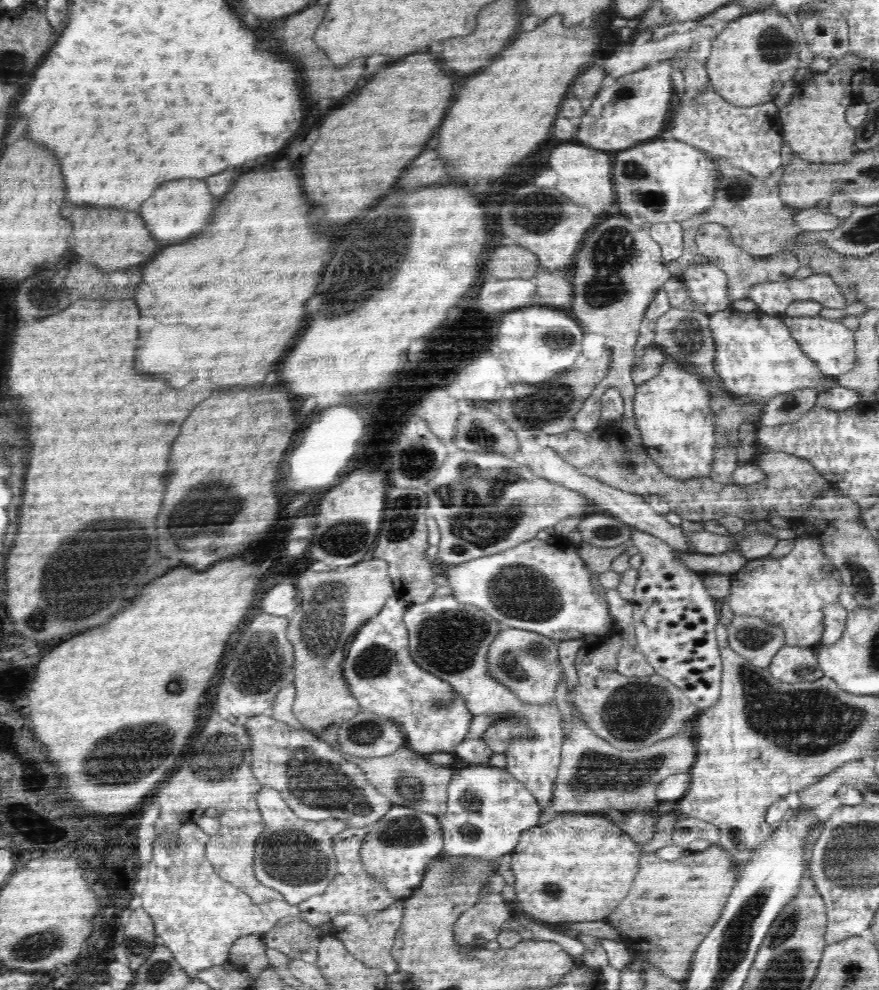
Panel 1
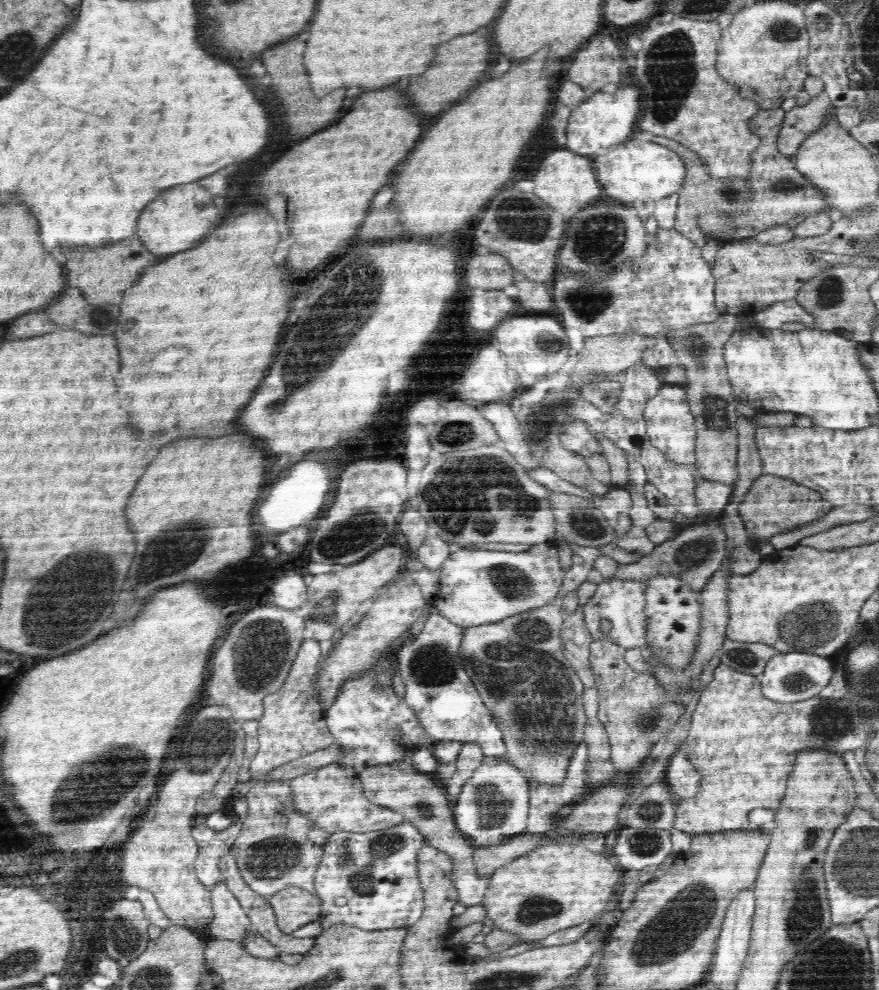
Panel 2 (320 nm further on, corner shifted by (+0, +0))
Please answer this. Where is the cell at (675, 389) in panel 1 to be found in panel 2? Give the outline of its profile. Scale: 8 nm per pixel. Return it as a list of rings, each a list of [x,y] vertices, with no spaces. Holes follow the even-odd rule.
[[[663,385],[660,391],[648,400],[644,412],[647,435],[652,446],[655,446],[667,461],[680,465],[695,464],[695,440],[697,437],[695,418],[691,413],[691,406],[684,386]]]

